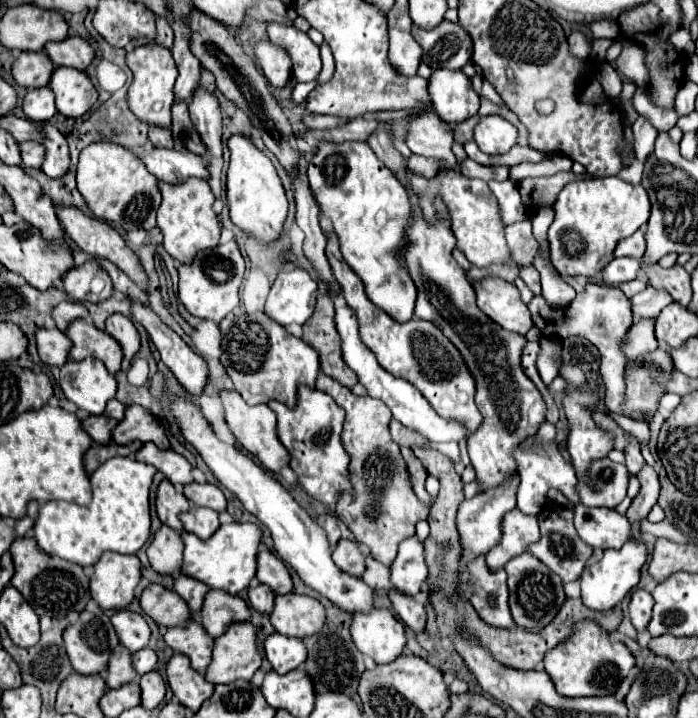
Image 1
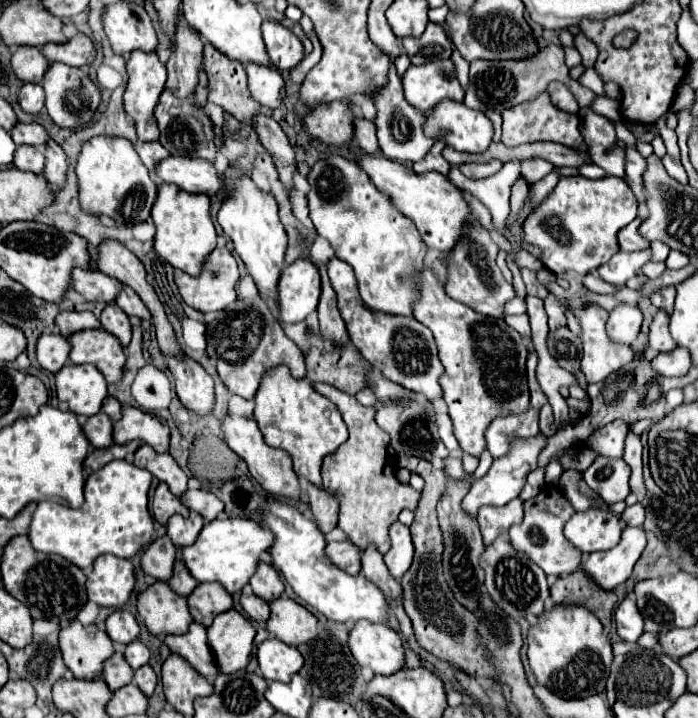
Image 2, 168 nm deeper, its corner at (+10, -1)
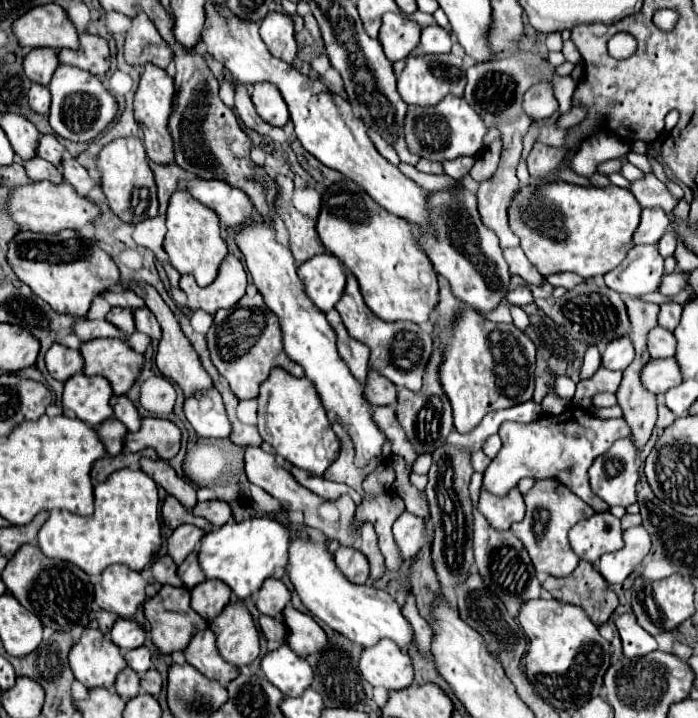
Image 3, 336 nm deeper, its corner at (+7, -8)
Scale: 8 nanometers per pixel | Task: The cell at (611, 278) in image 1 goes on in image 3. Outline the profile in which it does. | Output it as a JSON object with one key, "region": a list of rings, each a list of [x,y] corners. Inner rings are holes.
{"region":[[[633,246],[627,258],[605,274],[605,284],[623,296],[655,292],[663,276],[663,258],[657,246]]]}

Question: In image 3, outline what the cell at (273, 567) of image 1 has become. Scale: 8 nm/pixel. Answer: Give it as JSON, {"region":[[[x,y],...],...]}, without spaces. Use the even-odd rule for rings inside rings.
{"region":[[[267,578],[257,592],[257,610],[265,616],[277,618],[289,600],[291,600],[291,592],[287,590],[287,586],[281,580]]]}

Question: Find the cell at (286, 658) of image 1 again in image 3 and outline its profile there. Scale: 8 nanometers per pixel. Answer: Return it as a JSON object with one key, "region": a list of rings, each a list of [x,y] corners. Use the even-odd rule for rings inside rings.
{"region":[[[287,644],[267,652],[261,660],[261,670],[265,672],[265,678],[283,692],[283,696],[303,694],[313,678],[313,670],[307,660],[297,656]]]}

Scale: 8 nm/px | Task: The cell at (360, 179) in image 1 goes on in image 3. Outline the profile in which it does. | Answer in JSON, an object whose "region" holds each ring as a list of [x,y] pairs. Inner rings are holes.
{"region":[[[343,178],[323,192],[317,234],[323,246],[355,274],[365,304],[387,322],[409,320],[423,324],[439,302],[437,274],[407,220],[387,214],[353,180]]]}

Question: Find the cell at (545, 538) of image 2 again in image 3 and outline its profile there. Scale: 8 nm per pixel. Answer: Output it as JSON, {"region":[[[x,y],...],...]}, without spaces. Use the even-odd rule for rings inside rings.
{"region":[[[539,480],[535,488],[529,494],[525,494],[525,504],[527,504],[525,518],[513,524],[511,532],[523,542],[537,572],[545,572],[549,576],[569,576],[577,568],[579,558],[569,546],[567,532],[579,520],[591,518],[595,510],[557,480]]]}

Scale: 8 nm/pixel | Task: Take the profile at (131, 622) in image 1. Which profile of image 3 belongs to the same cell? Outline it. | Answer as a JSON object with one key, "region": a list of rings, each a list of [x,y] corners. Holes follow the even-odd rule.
{"region":[[[119,618],[111,630],[111,638],[113,642],[121,648],[121,650],[131,650],[131,648],[139,648],[143,646],[145,640],[145,630],[133,622],[133,620],[125,620]]]}

